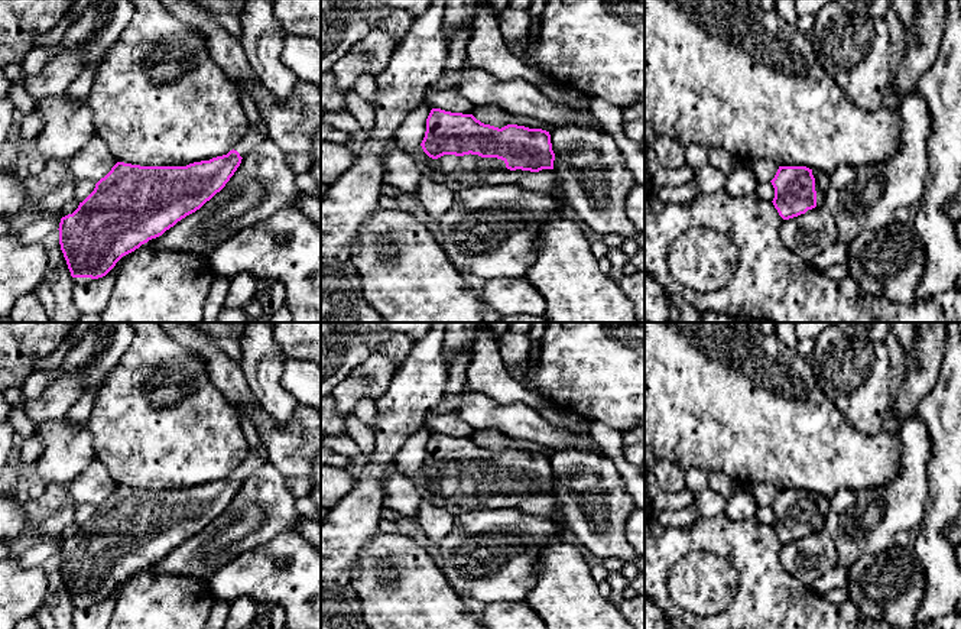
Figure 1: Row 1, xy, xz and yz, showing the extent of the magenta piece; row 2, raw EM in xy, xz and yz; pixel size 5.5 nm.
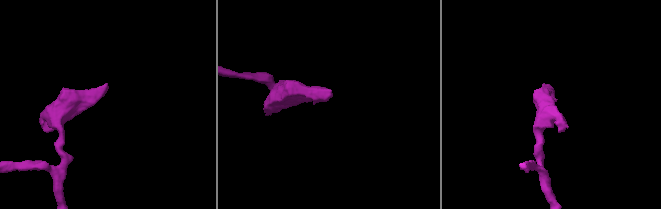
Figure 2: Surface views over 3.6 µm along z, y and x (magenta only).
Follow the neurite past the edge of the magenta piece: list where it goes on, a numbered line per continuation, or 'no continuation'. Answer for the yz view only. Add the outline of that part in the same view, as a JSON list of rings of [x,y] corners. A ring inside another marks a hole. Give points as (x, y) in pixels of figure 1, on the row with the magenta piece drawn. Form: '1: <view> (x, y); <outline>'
1: yz (821, 178); [[[812,169],[812,175],[815,178],[816,207],[821,207],[824,205],[824,198],[828,189],[829,175],[818,169]]]

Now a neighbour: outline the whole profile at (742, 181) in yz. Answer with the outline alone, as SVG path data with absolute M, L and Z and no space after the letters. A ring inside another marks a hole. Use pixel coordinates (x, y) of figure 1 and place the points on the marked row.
M736 162L733 172L725 178L724 191L731 197L744 197L754 194L759 184L750 162Z

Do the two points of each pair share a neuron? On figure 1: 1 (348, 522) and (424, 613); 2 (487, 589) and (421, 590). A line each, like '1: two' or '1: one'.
1: two
2: two

